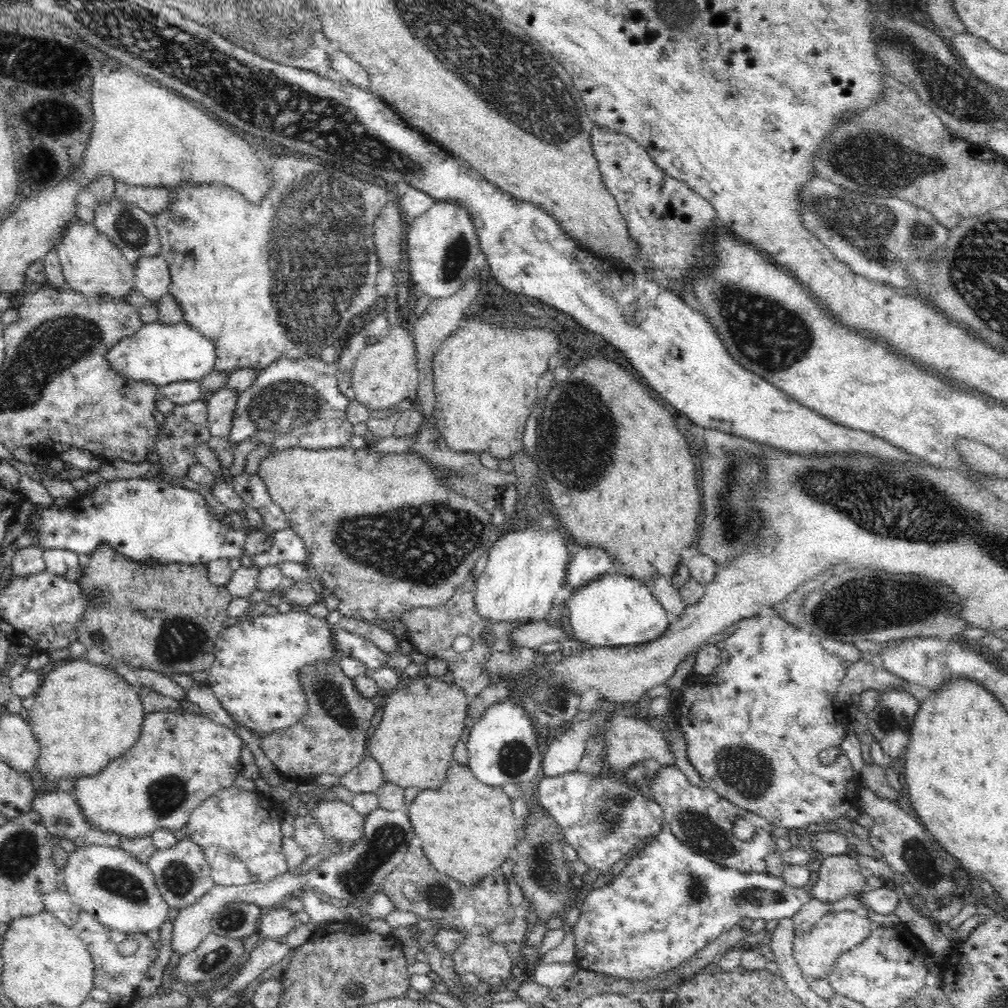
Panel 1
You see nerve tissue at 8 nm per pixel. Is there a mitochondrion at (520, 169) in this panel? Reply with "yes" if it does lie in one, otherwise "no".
no

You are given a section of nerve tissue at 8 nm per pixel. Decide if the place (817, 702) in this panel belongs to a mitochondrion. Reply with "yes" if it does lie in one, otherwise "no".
no

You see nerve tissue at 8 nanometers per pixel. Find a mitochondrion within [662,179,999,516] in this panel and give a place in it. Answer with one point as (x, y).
(867, 226)

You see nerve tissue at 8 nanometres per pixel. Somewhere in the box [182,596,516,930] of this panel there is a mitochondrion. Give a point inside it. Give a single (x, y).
(389, 837)

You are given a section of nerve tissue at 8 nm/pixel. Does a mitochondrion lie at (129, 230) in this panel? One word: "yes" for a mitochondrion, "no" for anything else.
yes

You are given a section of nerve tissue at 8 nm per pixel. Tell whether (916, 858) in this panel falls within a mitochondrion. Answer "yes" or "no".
yes

